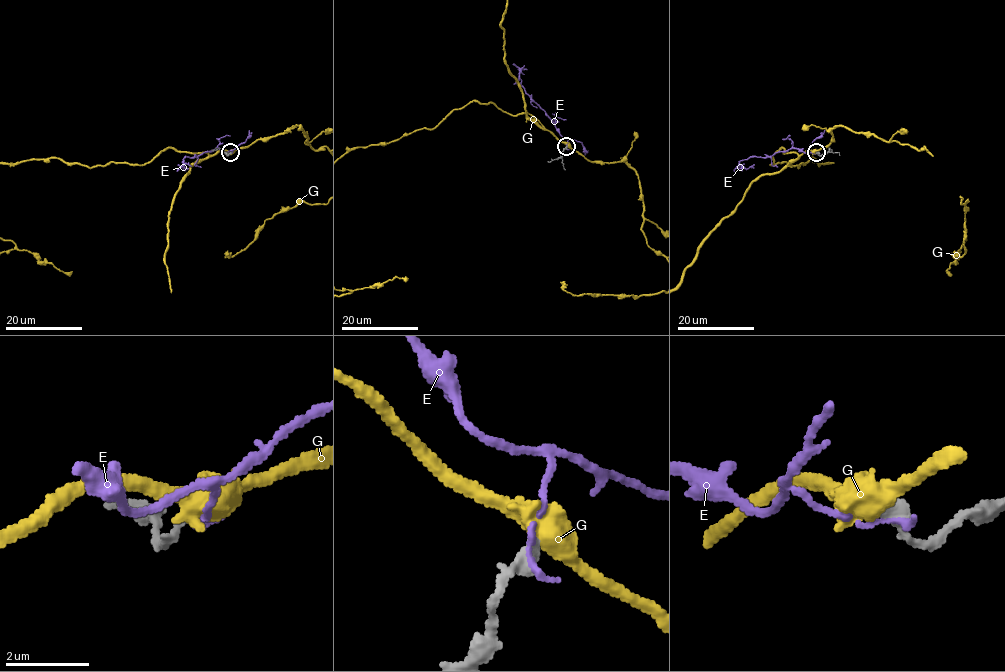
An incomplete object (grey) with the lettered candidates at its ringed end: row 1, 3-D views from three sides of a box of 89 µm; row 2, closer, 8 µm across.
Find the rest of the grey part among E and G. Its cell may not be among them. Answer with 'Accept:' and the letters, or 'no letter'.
Accept: no letter

